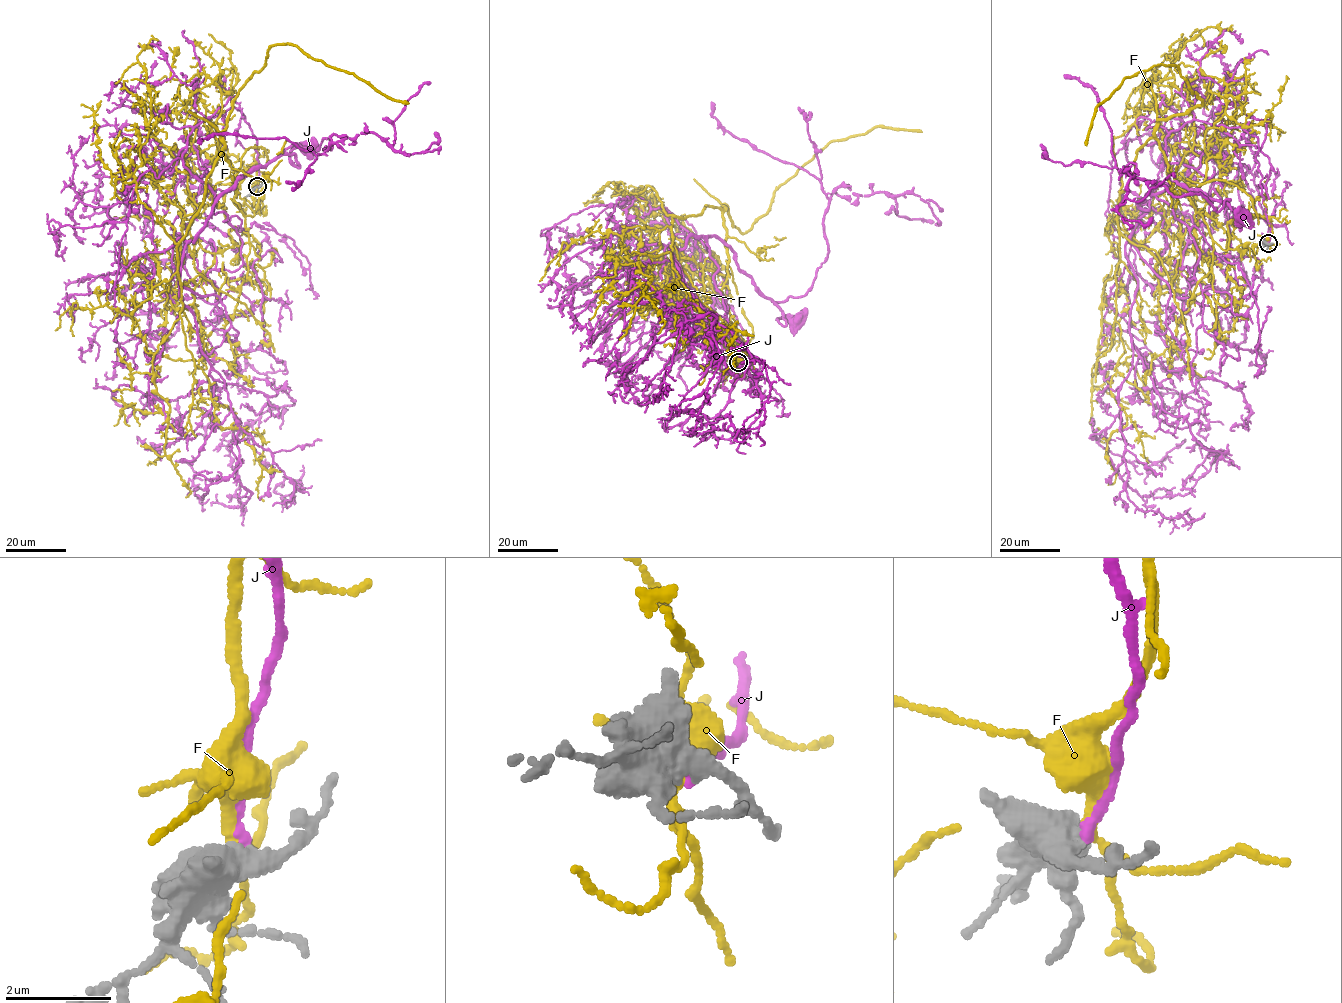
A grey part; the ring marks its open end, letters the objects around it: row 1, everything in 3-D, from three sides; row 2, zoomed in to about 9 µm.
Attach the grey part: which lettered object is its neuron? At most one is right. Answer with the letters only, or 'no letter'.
J

